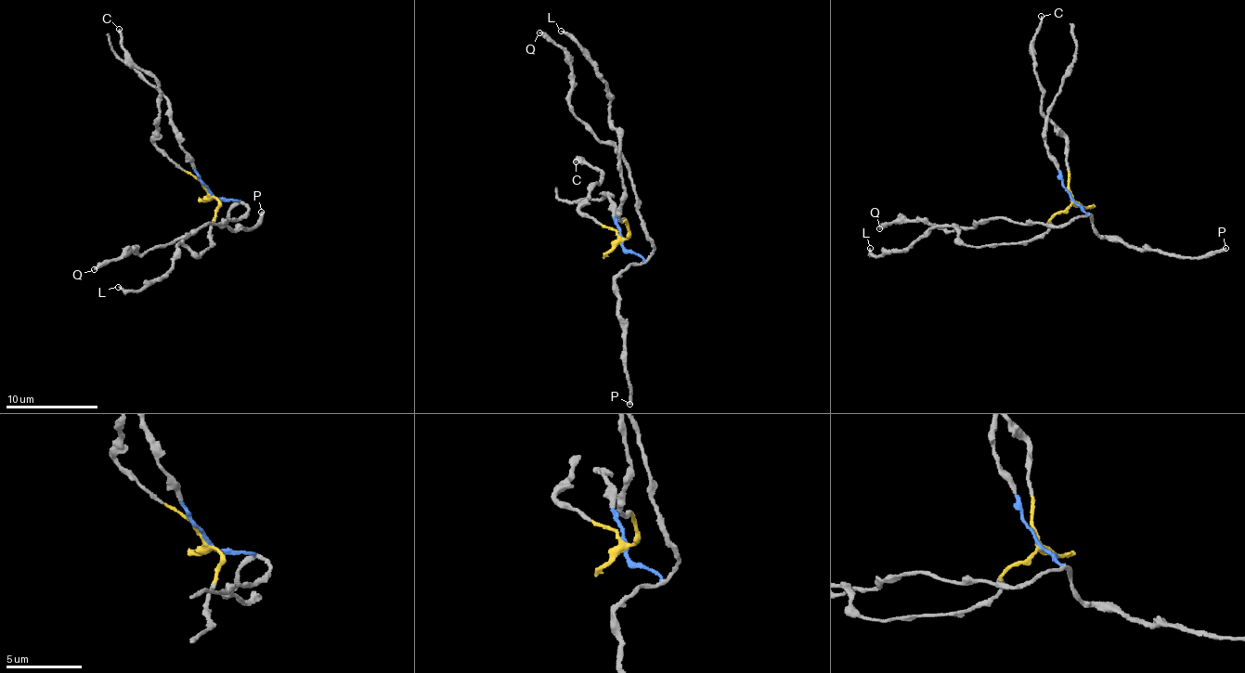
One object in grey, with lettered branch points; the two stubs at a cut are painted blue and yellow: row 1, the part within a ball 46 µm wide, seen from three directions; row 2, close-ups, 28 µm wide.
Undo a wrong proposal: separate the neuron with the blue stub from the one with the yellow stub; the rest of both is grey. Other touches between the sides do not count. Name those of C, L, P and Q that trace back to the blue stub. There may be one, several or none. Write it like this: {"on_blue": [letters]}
{"on_blue": ["P", "Q"]}

